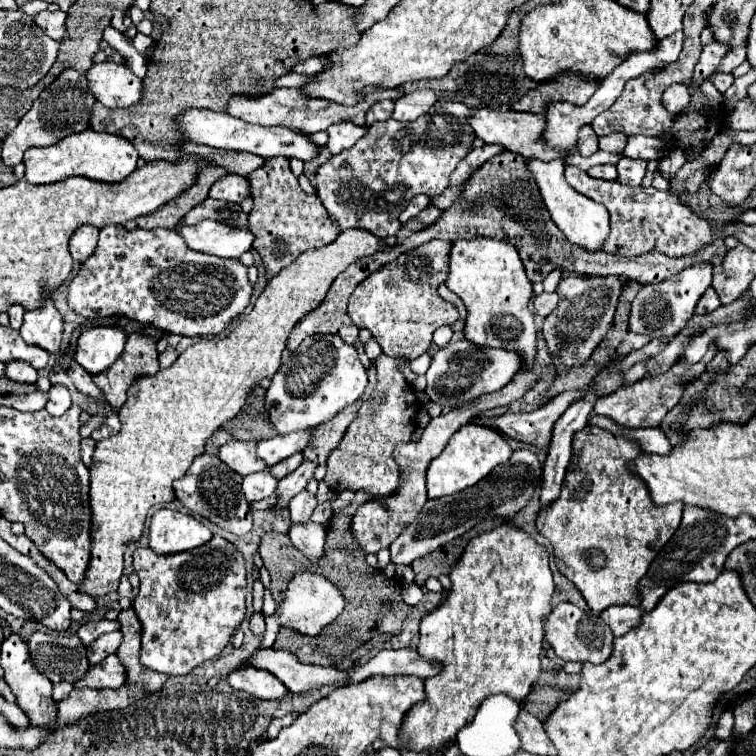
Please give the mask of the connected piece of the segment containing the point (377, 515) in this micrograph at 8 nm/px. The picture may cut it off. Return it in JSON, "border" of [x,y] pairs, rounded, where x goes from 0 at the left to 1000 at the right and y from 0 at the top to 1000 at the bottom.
{"border":[[[624,533],[614,536],[614,538],[606,538],[606,541],[598,541],[598,544],[582,549],[577,554],[569,554],[566,565],[561,567],[561,578],[553,586],[532,586],[532,589],[524,591],[524,610],[529,615],[529,631],[534,634],[532,644],[529,644],[529,652],[503,657],[503,660],[492,660],[492,663],[481,665],[466,687],[468,710],[474,713],[476,724],[484,731],[500,731],[503,726],[516,724],[516,718],[524,713],[524,708],[529,708],[529,702],[534,702],[534,697],[542,694],[550,687],[550,681],[561,671],[561,663],[566,660],[563,657],[563,620],[566,620],[566,612],[571,607],[577,607],[585,599],[585,594],[590,591],[593,581],[611,562],[622,560],[630,549],[632,549],[632,544]]]}

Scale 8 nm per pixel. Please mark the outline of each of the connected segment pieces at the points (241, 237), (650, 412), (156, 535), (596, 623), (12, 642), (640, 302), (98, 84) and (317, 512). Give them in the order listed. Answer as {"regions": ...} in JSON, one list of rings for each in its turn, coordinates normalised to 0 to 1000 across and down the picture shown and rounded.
{"regions":[[[[267,292],[254,300],[238,300],[235,308],[257,332],[294,343],[315,343],[333,329],[336,311],[328,300],[304,300],[286,292]]],[[[937,464],[937,472],[931,472],[926,480],[921,483],[907,483],[902,475],[894,478],[881,493],[873,493],[873,496],[865,496],[865,499],[854,499],[839,509],[831,509],[831,512],[820,512],[815,520],[804,522],[804,525],[796,525],[788,530],[786,536],[786,546],[788,549],[796,549],[796,552],[804,552],[810,554],[812,560],[817,560],[820,565],[828,565],[828,567],[852,567],[852,565],[870,565],[873,557],[878,554],[878,549],[902,528],[902,520],[907,515],[907,509],[902,507],[902,501],[910,501],[910,499],[923,499],[926,493],[931,493],[934,483],[942,478],[942,464]]],[[[209,673],[198,687],[198,726],[206,734],[230,734],[259,726],[280,713],[280,702],[254,681]]],[[[741,798],[728,816],[722,819],[722,848],[730,853],[730,858],[735,861],[735,866],[746,874],[765,874],[765,877],[799,877],[807,866],[810,866],[810,835],[807,829],[791,816],[783,813],[783,824],[778,819],[778,824],[770,824],[775,816],[775,811],[770,806],[765,806],[757,798]]],[[[11,840],[3,851],[3,885],[5,885],[5,898],[13,906],[13,911],[21,919],[21,930],[32,938],[42,959],[69,959],[74,951],[74,930],[69,925],[69,903],[56,893],[45,877],[40,874],[37,866],[37,853],[29,840]]],[[[921,348],[873,374],[852,377],[833,403],[831,438],[857,443],[860,448],[889,448],[910,430],[913,419],[918,417],[918,406],[926,390],[934,385],[934,380],[939,380],[939,372],[942,372],[942,351]]],[[[127,83],[114,97],[116,120],[138,142],[172,142],[188,128],[188,104],[183,104],[167,86]]],[[[431,663],[431,665],[421,668],[421,671],[415,673],[415,679],[413,679],[413,689],[423,692],[423,694],[429,694],[429,697],[434,697],[434,692],[437,692],[437,684],[439,684],[437,663]]]]}

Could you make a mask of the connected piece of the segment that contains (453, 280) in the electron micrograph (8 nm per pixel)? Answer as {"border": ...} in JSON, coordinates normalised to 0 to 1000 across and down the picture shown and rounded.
{"border":[[[608,316],[595,332],[593,353],[590,380],[614,398],[619,411],[616,448],[638,459],[683,462],[693,472],[693,488],[701,488],[709,467],[709,433],[698,409],[704,374],[696,366],[683,327],[659,316]]]}

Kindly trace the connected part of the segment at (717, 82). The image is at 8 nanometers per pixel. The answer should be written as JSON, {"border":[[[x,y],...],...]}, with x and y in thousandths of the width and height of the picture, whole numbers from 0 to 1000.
{"border":[[[947,97],[942,99],[942,110],[952,123],[960,123],[960,118],[971,110],[971,102],[966,97]]]}

